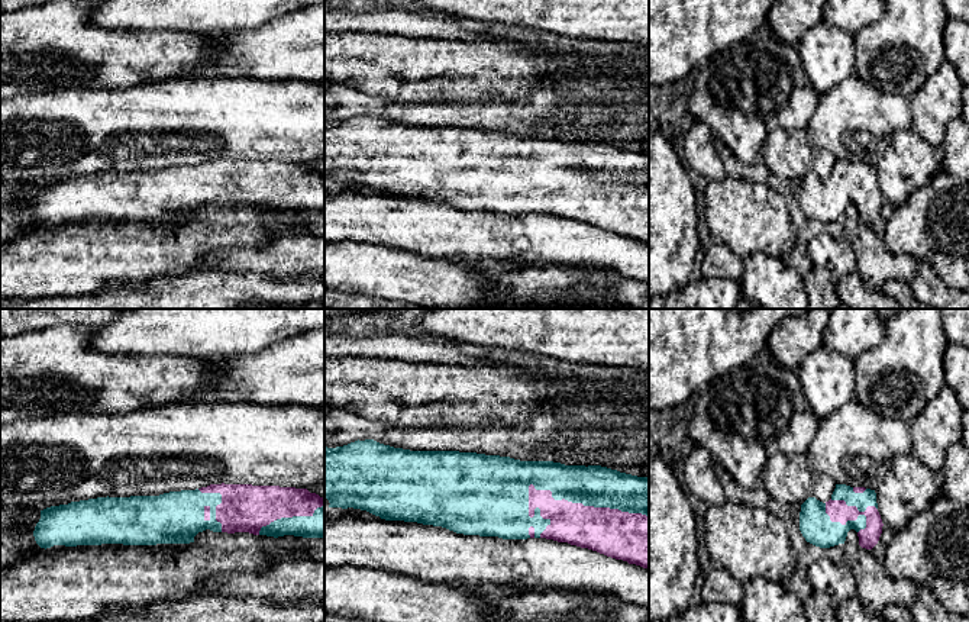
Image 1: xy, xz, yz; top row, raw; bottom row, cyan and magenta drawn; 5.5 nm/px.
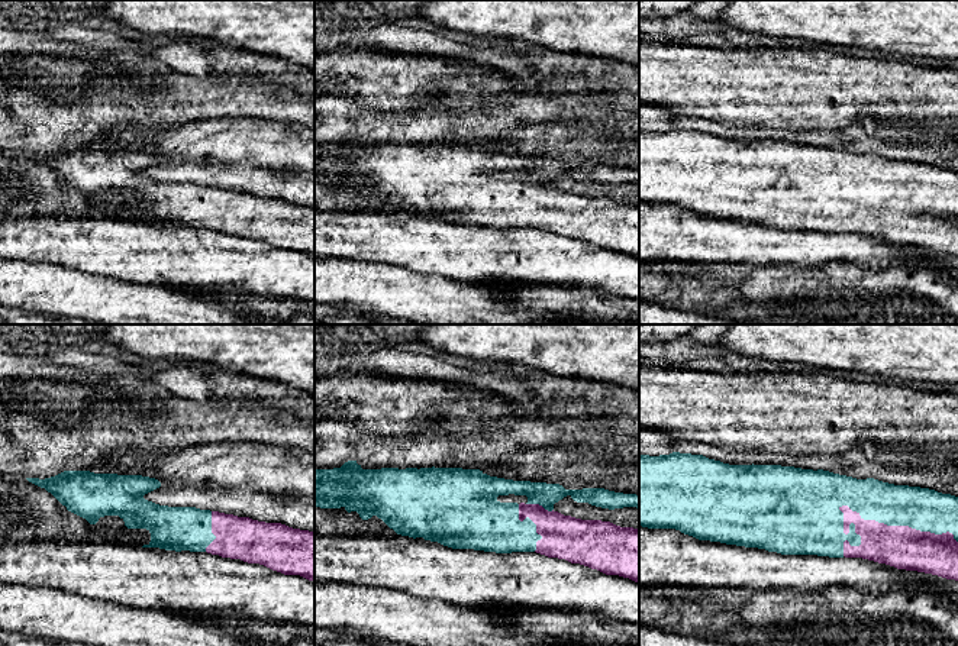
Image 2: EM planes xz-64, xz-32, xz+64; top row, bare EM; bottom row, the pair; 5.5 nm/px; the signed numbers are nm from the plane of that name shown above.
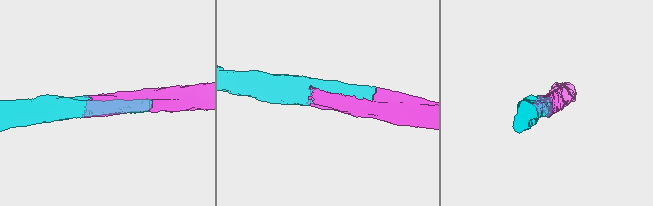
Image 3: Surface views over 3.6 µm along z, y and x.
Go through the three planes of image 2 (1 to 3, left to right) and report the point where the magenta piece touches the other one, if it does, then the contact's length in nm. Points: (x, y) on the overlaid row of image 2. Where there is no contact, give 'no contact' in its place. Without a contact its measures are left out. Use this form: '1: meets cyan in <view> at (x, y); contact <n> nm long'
1: meets cyan in xz-64 at (210, 532); contact 220 nm long
2: meets cyan in xz-32 at (534, 523); contact 280 nm long
3: meets cyan in xz+64 at (899, 525); contact 700 nm long

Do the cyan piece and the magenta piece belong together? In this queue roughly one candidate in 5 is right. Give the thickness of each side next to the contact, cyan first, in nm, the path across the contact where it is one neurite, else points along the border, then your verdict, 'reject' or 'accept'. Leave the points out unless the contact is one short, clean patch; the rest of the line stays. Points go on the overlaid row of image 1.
220/260 nm | accept

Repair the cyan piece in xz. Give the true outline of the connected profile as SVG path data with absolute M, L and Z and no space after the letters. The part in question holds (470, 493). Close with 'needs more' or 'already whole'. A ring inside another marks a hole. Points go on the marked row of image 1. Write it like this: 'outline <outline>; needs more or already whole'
outline M358 439L343 447L324 447L324 499L329 507L361 509L385 521L442 526L463 535L568 542L649 570L649 477L601 465L520 461L459 451L410 451Z; needs more

